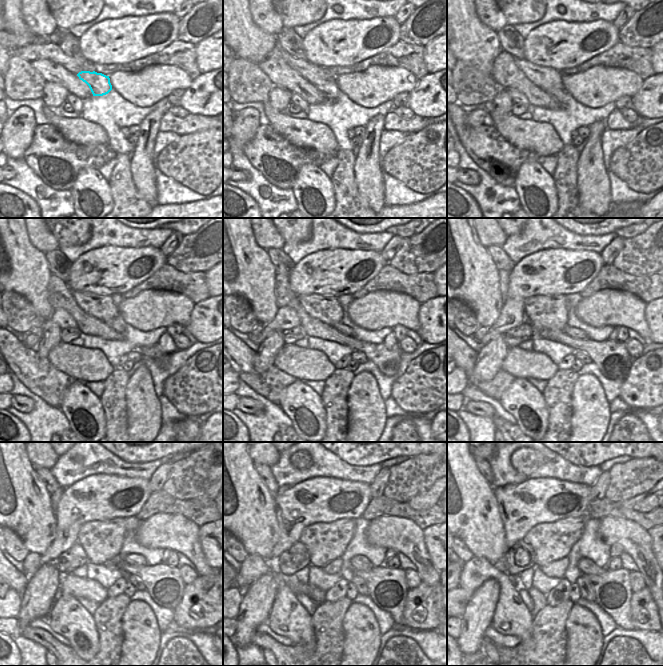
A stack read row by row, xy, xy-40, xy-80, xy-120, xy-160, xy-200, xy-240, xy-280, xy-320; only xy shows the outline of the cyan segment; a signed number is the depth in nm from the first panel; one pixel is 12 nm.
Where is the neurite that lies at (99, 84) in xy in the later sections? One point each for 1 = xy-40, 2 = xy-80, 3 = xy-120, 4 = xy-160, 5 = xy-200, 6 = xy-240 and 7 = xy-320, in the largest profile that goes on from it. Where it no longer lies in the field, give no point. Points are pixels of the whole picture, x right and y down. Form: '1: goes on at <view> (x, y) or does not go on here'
1: goes on at xy-40 (329, 89)
2: goes on at xy-80 (559, 95)
3: goes on at xy-120 (114, 323)
4: goes on at xy-160 (342, 328)
5: goes on at xy-200 (579, 334)
6: goes on at xy-240 (132, 559)
7: goes on at xy-320 (587, 566)

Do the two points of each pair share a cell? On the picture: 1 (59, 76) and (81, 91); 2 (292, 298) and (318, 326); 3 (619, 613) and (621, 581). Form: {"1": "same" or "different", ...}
{"1": "same", "2": "same", "3": "same"}

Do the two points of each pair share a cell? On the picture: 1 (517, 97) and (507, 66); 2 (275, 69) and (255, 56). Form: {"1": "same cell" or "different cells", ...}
{"1": "different cells", "2": "different cells"}

